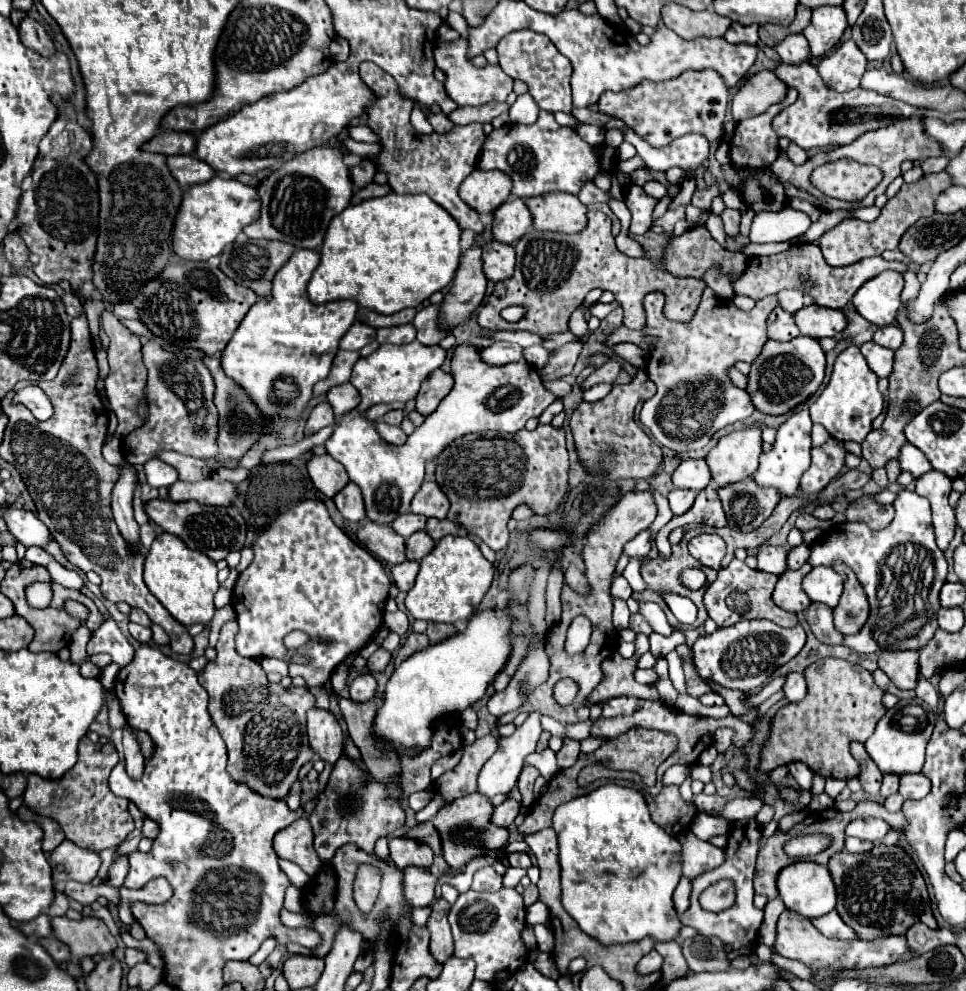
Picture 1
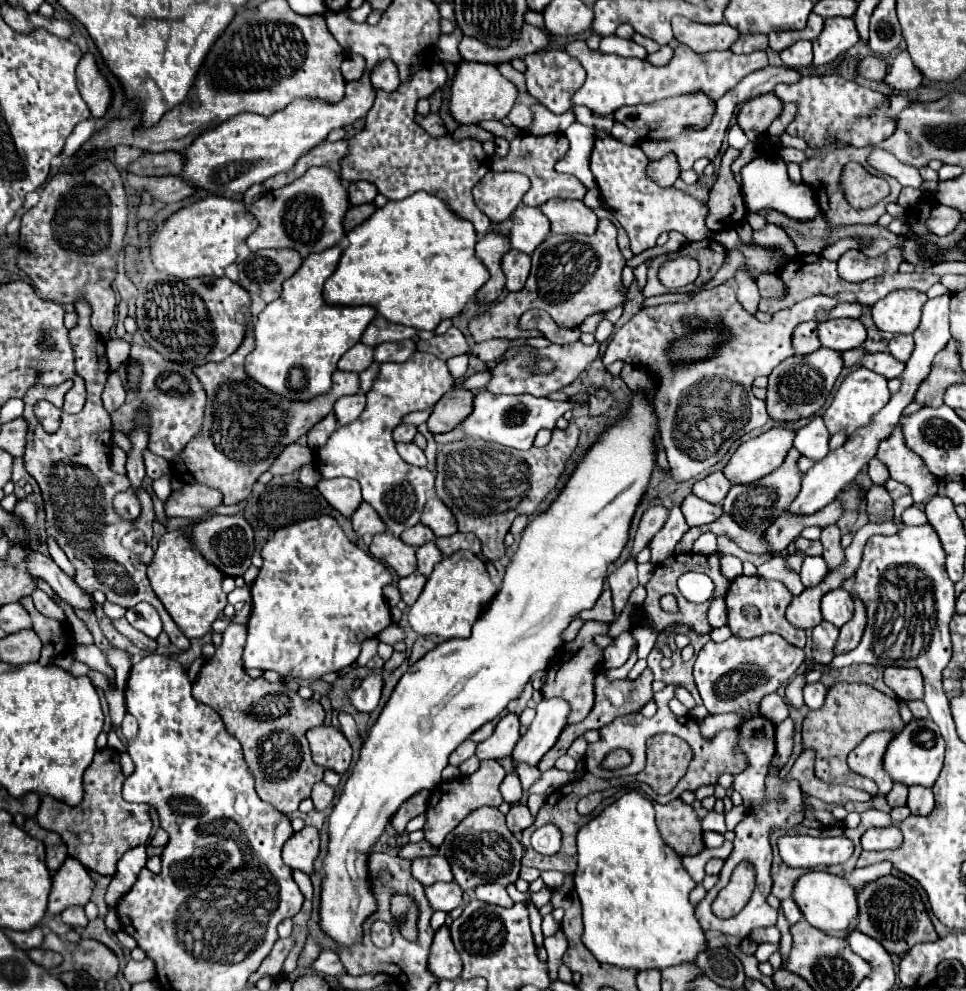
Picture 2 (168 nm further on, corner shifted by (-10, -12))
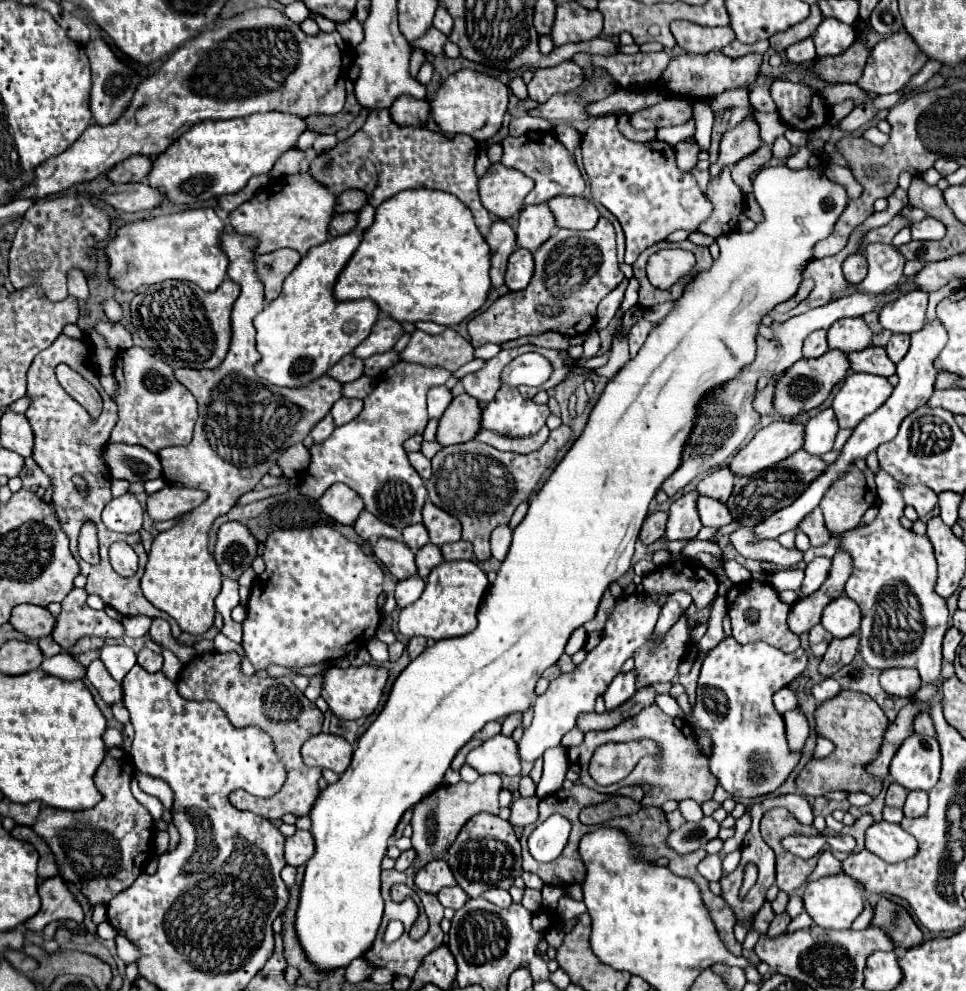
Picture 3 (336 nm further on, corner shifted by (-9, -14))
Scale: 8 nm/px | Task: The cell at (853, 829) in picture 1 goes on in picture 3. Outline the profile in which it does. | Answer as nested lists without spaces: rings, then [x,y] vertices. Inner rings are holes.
[[[875,822],[867,830],[867,840],[865,846],[869,852],[877,854],[885,862],[903,862],[915,856],[919,844],[917,840],[907,834],[901,824],[891,824],[891,822]]]

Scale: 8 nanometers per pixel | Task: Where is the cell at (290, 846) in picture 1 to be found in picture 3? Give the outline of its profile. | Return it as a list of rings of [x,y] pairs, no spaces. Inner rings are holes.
[[[297,830],[291,838],[285,840],[285,862],[291,866],[305,864],[315,852],[313,836],[309,830]]]

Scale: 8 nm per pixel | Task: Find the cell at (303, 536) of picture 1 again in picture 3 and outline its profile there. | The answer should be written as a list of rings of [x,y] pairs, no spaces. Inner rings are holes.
[[[331,526],[275,530],[267,536],[263,560],[265,572],[253,582],[241,642],[255,670],[265,670],[269,664],[301,668],[323,660],[341,658],[355,648],[367,646],[367,642],[375,636],[381,622],[377,598],[383,592],[385,574],[373,558],[363,554],[363,550],[349,542],[341,532]]]

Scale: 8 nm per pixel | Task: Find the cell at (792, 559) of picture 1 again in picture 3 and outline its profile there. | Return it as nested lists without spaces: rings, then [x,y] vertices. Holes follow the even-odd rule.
[[[823,556],[821,558],[815,558],[813,562],[807,564],[805,580],[803,580],[803,586],[801,586],[803,596],[809,596],[815,590],[819,590],[819,586],[825,582],[825,578],[829,574],[829,568],[831,568],[831,560],[829,558],[823,558]]]

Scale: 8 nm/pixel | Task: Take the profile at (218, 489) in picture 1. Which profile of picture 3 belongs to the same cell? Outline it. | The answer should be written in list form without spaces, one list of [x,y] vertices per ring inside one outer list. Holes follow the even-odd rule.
[[[165,486],[163,490],[149,494],[147,498],[147,514],[151,520],[173,520],[177,516],[183,516],[197,508],[207,498],[201,490],[191,488],[177,488],[177,486]]]

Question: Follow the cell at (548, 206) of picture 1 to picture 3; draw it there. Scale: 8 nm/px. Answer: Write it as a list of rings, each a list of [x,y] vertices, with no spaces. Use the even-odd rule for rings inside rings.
[[[557,196],[549,200],[549,208],[555,214],[559,228],[591,230],[599,220],[597,206],[583,196]]]

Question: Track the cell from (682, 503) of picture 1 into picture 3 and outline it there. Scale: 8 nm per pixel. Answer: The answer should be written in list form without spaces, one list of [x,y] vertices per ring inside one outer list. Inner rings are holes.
[[[699,496],[699,500],[697,500],[697,510],[699,510],[699,516],[701,516],[703,526],[721,528],[721,526],[725,526],[725,524],[729,524],[729,522],[733,520],[729,508],[727,508],[723,502],[715,500],[715,498]]]

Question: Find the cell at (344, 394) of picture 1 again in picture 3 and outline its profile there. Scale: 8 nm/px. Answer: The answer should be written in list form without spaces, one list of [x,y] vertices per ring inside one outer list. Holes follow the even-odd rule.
[[[341,398],[341,400],[337,400],[333,404],[331,416],[335,418],[335,426],[343,426],[343,424],[351,422],[353,418],[357,418],[361,410],[363,410],[363,400],[357,400],[357,398]]]

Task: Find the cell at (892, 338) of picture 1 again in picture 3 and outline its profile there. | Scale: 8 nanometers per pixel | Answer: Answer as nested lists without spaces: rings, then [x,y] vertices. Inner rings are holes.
[[[893,334],[889,344],[885,346],[887,350],[887,356],[891,358],[891,362],[899,362],[905,354],[907,354],[907,348],[909,348],[909,336],[907,334]]]

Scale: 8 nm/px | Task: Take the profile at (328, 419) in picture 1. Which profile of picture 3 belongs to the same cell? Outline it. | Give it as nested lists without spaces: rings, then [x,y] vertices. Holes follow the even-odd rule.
[[[327,414],[309,434],[307,434],[307,438],[303,440],[303,444],[307,446],[307,448],[311,448],[313,444],[317,444],[317,442],[323,442],[323,440],[327,440],[329,436],[331,436],[331,432],[335,430],[335,424],[333,424],[333,416],[331,414]]]

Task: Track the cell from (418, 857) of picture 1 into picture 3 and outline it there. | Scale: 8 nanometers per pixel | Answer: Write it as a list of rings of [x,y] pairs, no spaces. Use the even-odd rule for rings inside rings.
[[[433,860],[427,866],[423,866],[417,876],[415,876],[415,884],[419,890],[429,892],[429,894],[437,894],[441,888],[445,886],[455,886],[455,878],[451,868],[447,866],[445,860]]]

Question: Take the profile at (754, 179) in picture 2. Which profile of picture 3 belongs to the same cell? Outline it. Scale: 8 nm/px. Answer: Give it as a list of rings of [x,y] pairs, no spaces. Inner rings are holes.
[[[771,166],[771,168],[763,168],[759,170],[759,174],[753,180],[753,194],[755,199],[763,211],[763,222],[759,222],[751,232],[741,234],[741,232],[731,232],[731,234],[723,234],[721,238],[717,238],[717,244],[721,248],[719,258],[713,262],[713,266],[709,270],[703,270],[699,274],[695,274],[689,284],[685,286],[681,298],[675,302],[673,310],[655,324],[655,328],[649,332],[643,348],[637,352],[635,358],[631,358],[605,386],[603,394],[599,396],[597,404],[593,406],[587,426],[583,428],[581,436],[573,442],[573,446],[569,448],[569,452],[563,456],[563,460],[555,466],[553,474],[547,478],[547,482],[541,486],[541,490],[537,494],[531,496],[529,500],[529,512],[527,516],[521,520],[521,524],[513,530],[513,542],[511,548],[507,552],[507,558],[501,562],[501,568],[497,572],[495,582],[489,586],[483,604],[479,608],[479,626],[469,632],[467,636],[459,636],[459,638],[447,638],[441,642],[435,642],[435,646],[427,648],[421,656],[417,656],[395,680],[389,700],[385,704],[385,708],[381,710],[381,714],[377,716],[377,720],[367,728],[367,732],[359,738],[357,748],[353,752],[353,760],[351,766],[341,774],[341,778],[335,784],[329,784],[325,790],[319,792],[309,818],[311,818],[311,834],[315,840],[315,854],[309,858],[307,866],[305,866],[305,876],[301,882],[301,890],[299,890],[299,906],[297,906],[297,914],[295,914],[295,932],[297,932],[297,940],[305,952],[305,958],[311,962],[311,966],[319,972],[331,972],[337,968],[347,968],[351,960],[361,958],[363,952],[367,952],[367,948],[371,948],[381,918],[383,918],[383,898],[381,898],[381,860],[387,852],[389,846],[389,838],[395,834],[395,828],[401,820],[401,816],[405,814],[405,810],[413,808],[419,800],[423,800],[423,796],[429,796],[441,782],[445,776],[445,770],[449,768],[453,756],[459,752],[459,748],[463,744],[467,744],[475,732],[479,732],[485,722],[489,720],[501,720],[513,712],[527,712],[529,706],[533,704],[533,694],[535,694],[535,684],[541,678],[541,674],[553,666],[563,650],[565,644],[571,636],[573,630],[577,630],[579,626],[583,626],[587,620],[593,620],[599,600],[603,596],[603,592],[609,588],[611,582],[615,582],[617,578],[621,578],[629,566],[631,566],[631,558],[633,558],[633,550],[635,550],[635,540],[637,534],[641,530],[641,524],[647,516],[647,508],[649,502],[653,500],[653,496],[657,494],[657,490],[661,488],[661,484],[679,468],[681,464],[681,456],[683,456],[683,448],[687,444],[687,436],[691,434],[691,428],[695,426],[695,412],[699,408],[699,400],[703,400],[703,396],[707,396],[707,392],[713,392],[715,388],[723,388],[723,384],[735,380],[739,376],[739,372],[751,364],[755,360],[755,338],[757,338],[757,328],[761,324],[761,318],[765,314],[769,314],[777,304],[787,302],[789,298],[793,298],[803,282],[803,272],[809,264],[809,260],[813,260],[813,246],[817,242],[821,242],[823,238],[827,238],[833,232],[835,222],[839,220],[839,216],[843,214],[845,206],[847,206],[847,190],[845,186],[829,180],[821,170],[815,168],[801,168],[801,170],[791,170],[787,166]]]

